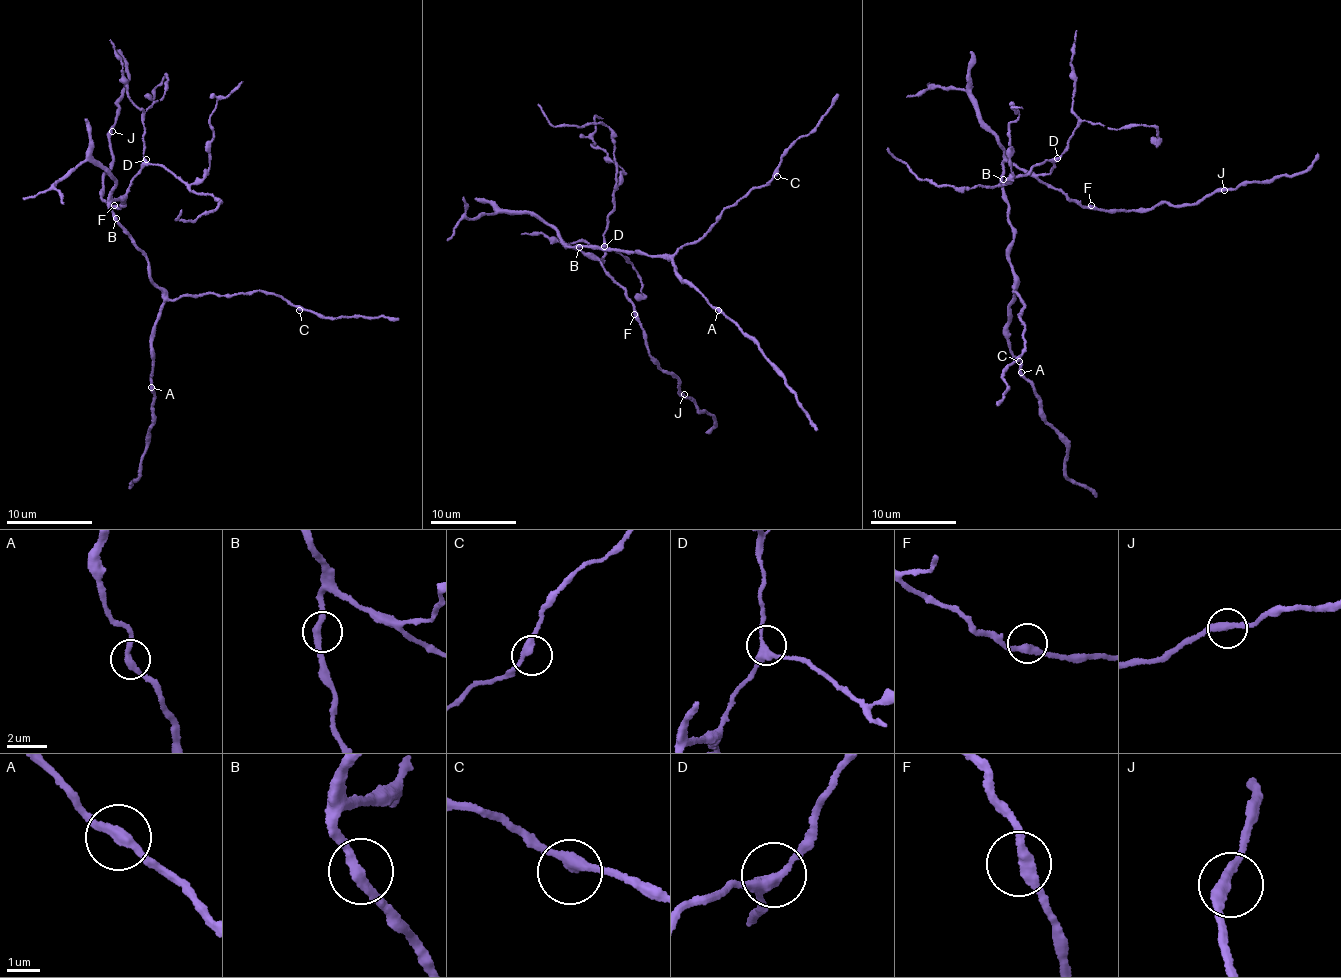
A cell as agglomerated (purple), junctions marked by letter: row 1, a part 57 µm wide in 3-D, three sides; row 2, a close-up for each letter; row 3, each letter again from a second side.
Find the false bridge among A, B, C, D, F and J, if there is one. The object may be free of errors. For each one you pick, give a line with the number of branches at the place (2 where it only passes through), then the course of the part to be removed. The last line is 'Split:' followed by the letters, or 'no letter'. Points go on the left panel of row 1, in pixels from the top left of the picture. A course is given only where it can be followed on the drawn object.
Split: no letter

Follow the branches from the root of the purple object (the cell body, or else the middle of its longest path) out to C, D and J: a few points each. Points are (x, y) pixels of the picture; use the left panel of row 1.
C: (122, 224), (149, 262), (150, 282), (171, 300), (261, 290), (299, 310)
D: (122, 224), (116, 220), (109, 201), (126, 197), (130, 181), (146, 159)
J: (122, 224), (108, 204), (109, 201), (124, 198), (118, 207), (99, 194), (112, 160), (109, 150), (112, 131)

